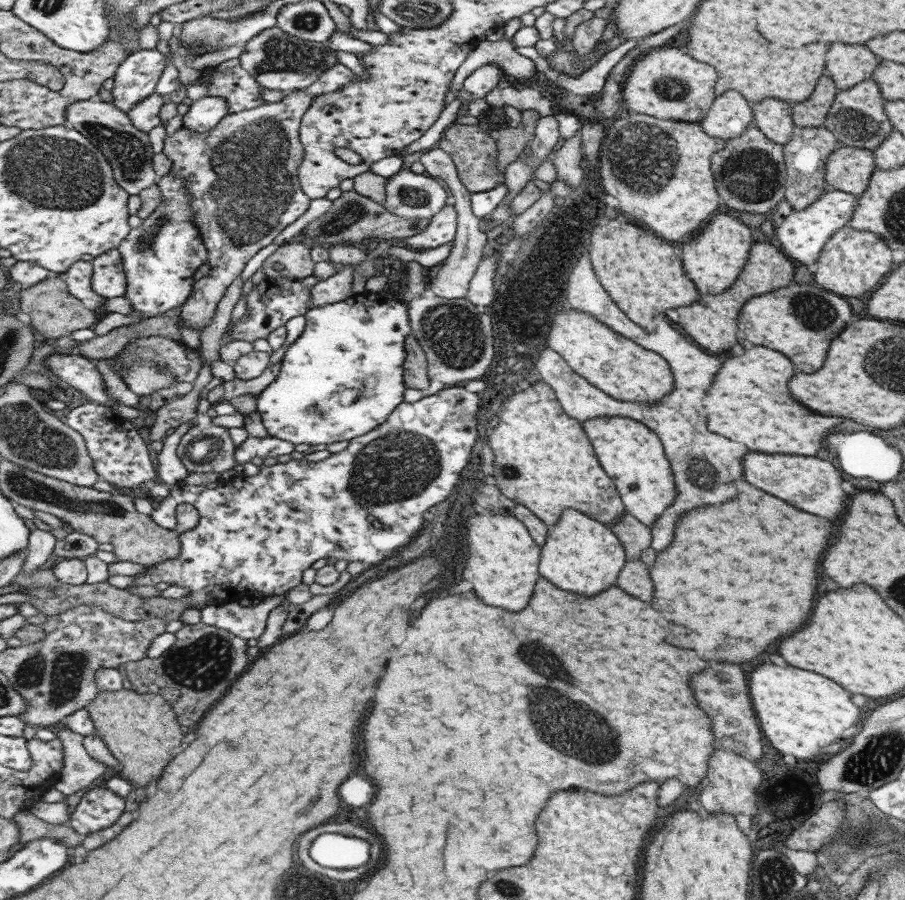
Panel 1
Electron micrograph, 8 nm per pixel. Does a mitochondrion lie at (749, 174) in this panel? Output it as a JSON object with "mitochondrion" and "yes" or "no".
{"mitochondrion":"yes"}

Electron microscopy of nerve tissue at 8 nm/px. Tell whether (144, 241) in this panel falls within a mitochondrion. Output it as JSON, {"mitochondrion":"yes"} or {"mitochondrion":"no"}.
{"mitochondrion":"yes"}

